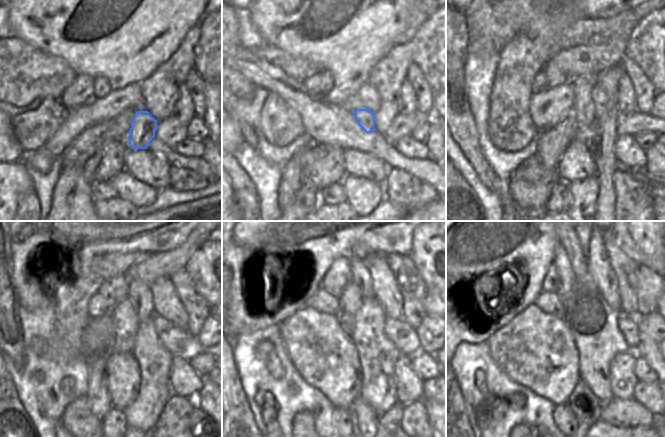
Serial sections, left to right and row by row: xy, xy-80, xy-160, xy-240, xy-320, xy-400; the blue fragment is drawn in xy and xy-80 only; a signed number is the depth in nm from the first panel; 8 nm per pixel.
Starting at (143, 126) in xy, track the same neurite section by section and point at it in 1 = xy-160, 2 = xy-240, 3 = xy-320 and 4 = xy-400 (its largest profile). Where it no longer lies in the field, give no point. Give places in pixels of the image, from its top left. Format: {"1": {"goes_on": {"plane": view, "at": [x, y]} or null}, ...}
{"1": {"goes_on": {"plane": "xy-160", "at": [583, 112]}}, "2": {"goes_on": {"plane": "xy-240", "at": [138, 306]}}, "3": {"goes_on": {"plane": "xy-320", "at": [361, 287]}}, "4": {"goes_on": {"plane": "xy-400", "at": [570, 261]}}}

